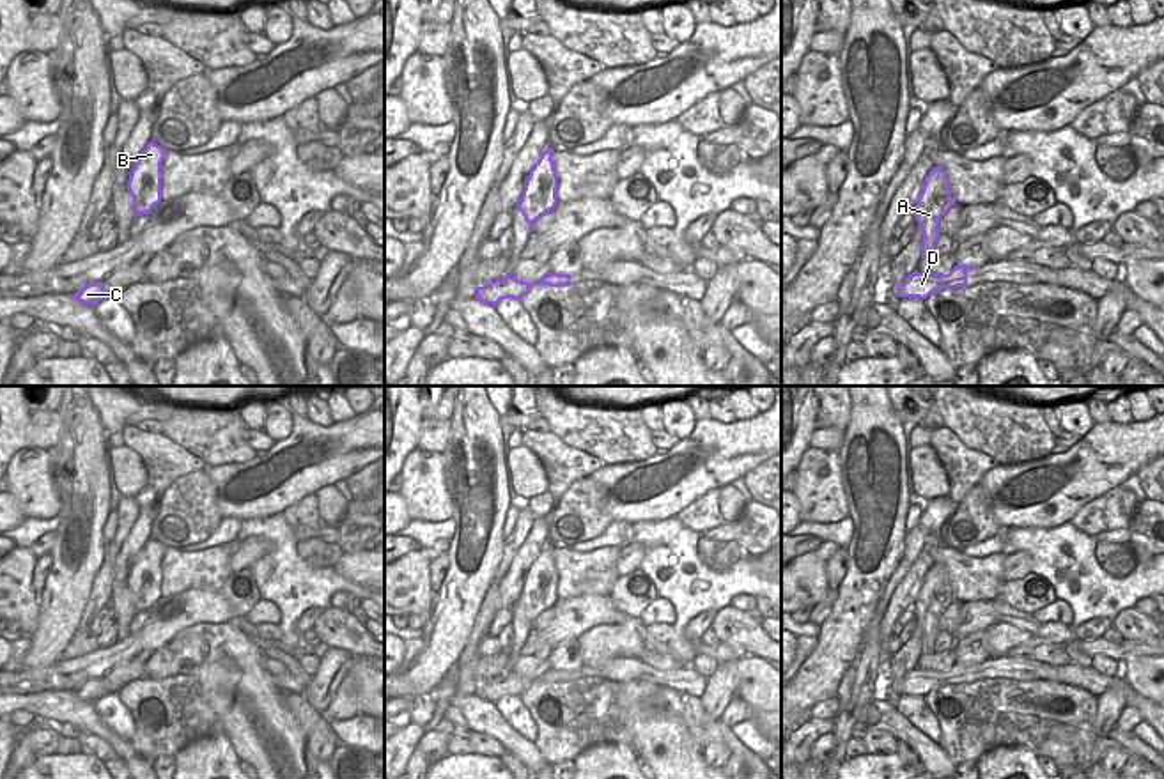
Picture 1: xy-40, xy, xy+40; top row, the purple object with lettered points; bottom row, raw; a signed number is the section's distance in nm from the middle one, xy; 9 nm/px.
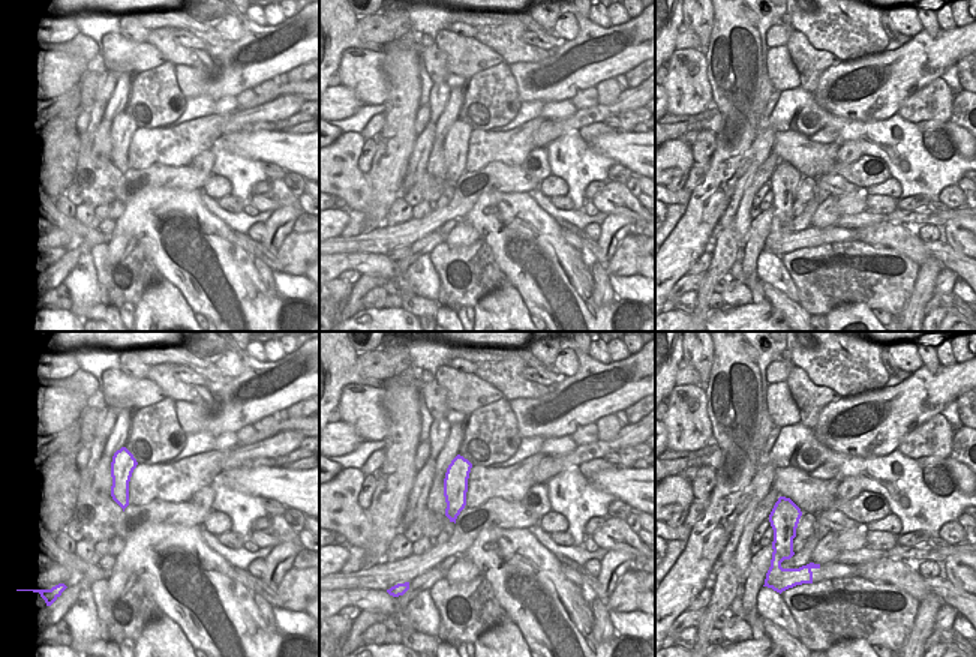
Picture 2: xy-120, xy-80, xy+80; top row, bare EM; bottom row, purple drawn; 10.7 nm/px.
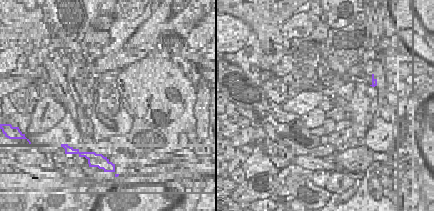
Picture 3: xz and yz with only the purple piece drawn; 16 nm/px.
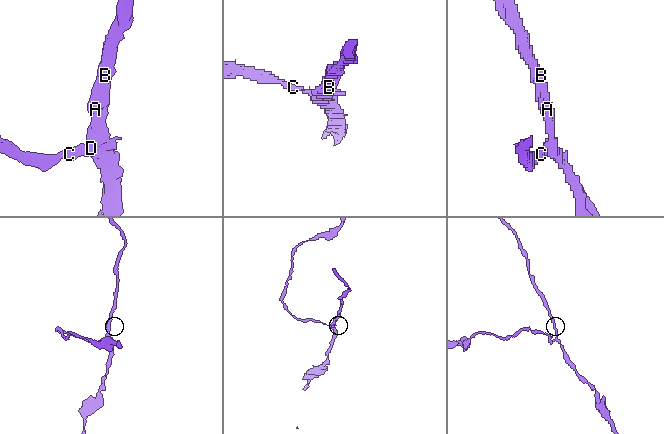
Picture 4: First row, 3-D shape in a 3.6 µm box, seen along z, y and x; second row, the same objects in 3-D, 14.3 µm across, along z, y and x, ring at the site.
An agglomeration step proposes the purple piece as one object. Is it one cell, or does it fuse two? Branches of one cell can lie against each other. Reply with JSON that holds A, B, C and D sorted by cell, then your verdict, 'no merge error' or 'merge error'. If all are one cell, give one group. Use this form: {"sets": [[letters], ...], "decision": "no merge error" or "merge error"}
{"sets": [["A", "B", "D"], ["C"]], "decision": "merge error"}

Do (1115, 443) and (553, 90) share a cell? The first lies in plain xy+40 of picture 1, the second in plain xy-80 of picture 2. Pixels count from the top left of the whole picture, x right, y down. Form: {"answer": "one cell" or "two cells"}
{"answer": "one cell"}

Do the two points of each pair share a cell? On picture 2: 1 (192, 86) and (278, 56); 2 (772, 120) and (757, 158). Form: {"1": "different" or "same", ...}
{"1": "same", "2": "different"}

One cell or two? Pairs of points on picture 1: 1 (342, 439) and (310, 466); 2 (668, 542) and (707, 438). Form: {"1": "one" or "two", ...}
{"1": "one", "2": "two"}

